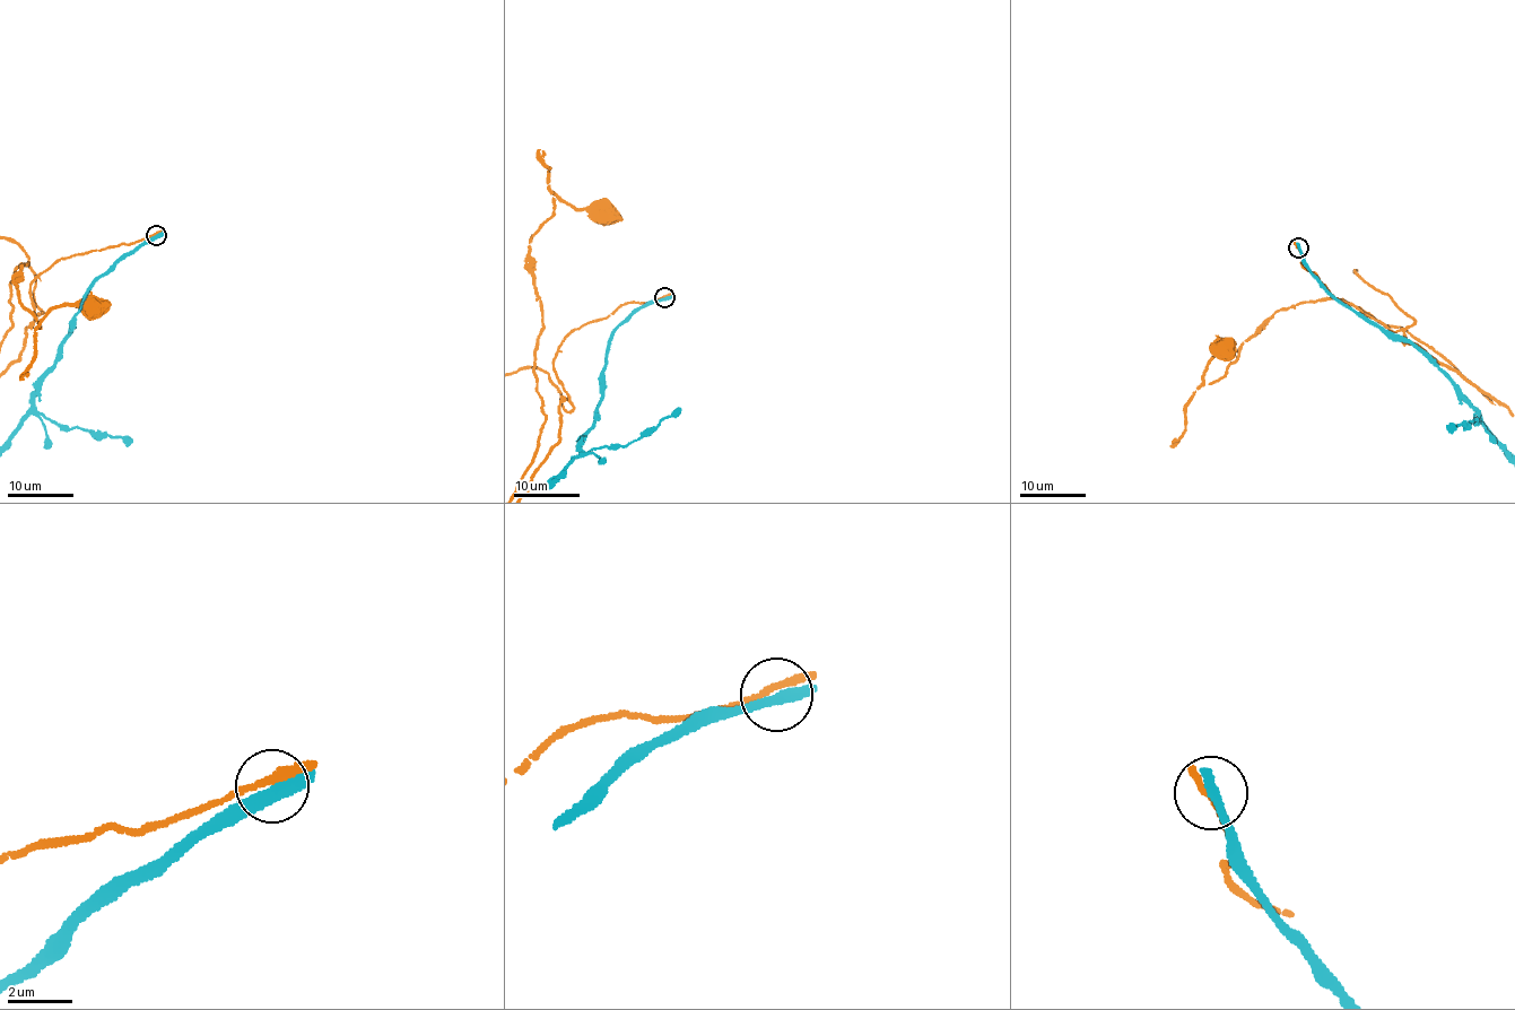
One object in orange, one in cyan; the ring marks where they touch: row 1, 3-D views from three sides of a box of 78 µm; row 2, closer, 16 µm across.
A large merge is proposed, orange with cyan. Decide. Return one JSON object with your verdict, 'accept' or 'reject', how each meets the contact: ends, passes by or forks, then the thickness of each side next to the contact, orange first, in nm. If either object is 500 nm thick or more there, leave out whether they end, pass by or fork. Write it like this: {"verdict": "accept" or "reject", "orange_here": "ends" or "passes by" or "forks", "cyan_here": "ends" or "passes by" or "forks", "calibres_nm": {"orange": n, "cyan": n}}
{"verdict": "reject", "orange_here": "passes by", "cyan_here": "passes by", "calibres_nm": {"orange": 190, "cyan": 320}}

